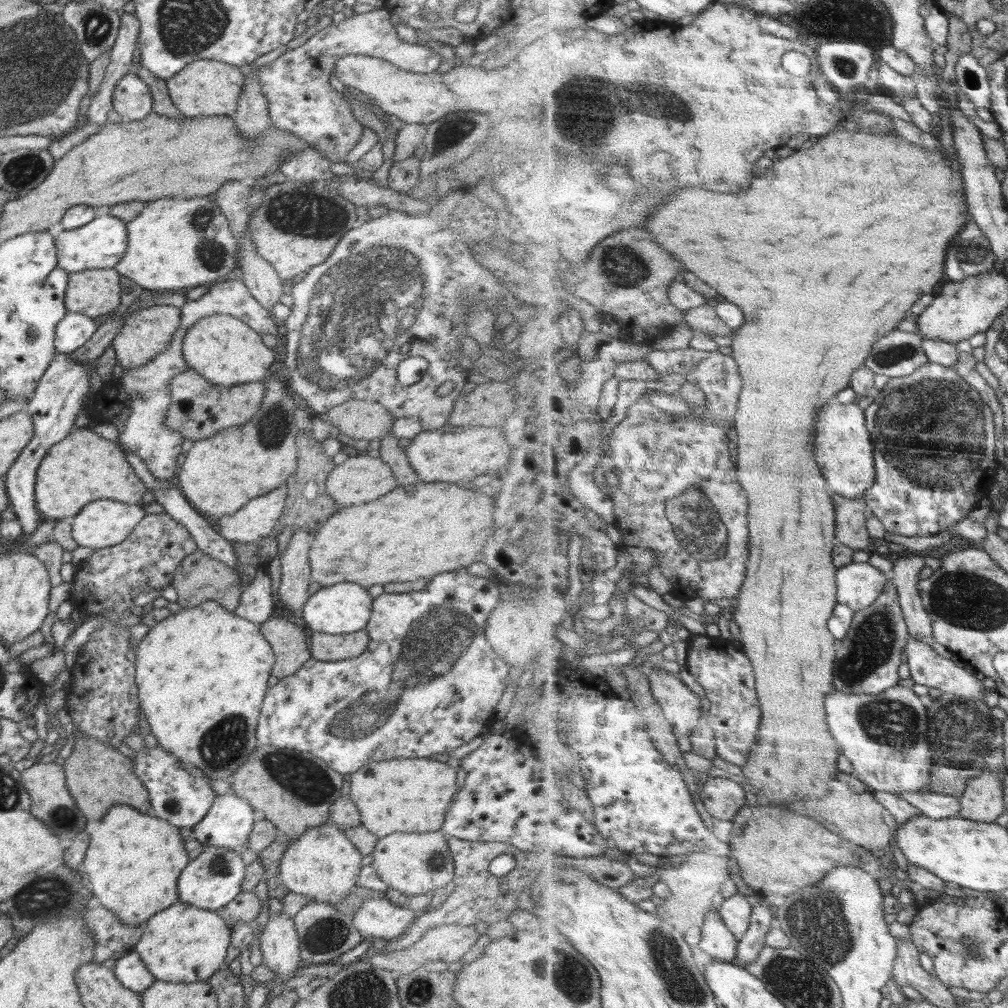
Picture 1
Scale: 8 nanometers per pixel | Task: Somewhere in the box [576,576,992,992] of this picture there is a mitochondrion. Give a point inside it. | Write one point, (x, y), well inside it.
(819, 922)

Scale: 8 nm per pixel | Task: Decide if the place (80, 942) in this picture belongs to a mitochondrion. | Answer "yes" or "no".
yes

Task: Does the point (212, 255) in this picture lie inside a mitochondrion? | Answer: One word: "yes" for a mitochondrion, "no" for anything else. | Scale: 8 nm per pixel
yes

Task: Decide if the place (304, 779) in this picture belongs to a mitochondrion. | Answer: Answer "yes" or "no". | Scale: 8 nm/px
yes

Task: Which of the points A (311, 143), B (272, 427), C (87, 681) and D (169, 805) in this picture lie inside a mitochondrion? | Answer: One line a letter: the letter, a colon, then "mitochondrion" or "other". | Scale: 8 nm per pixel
A: other
B: mitochondrion
C: other
D: mitochondrion

